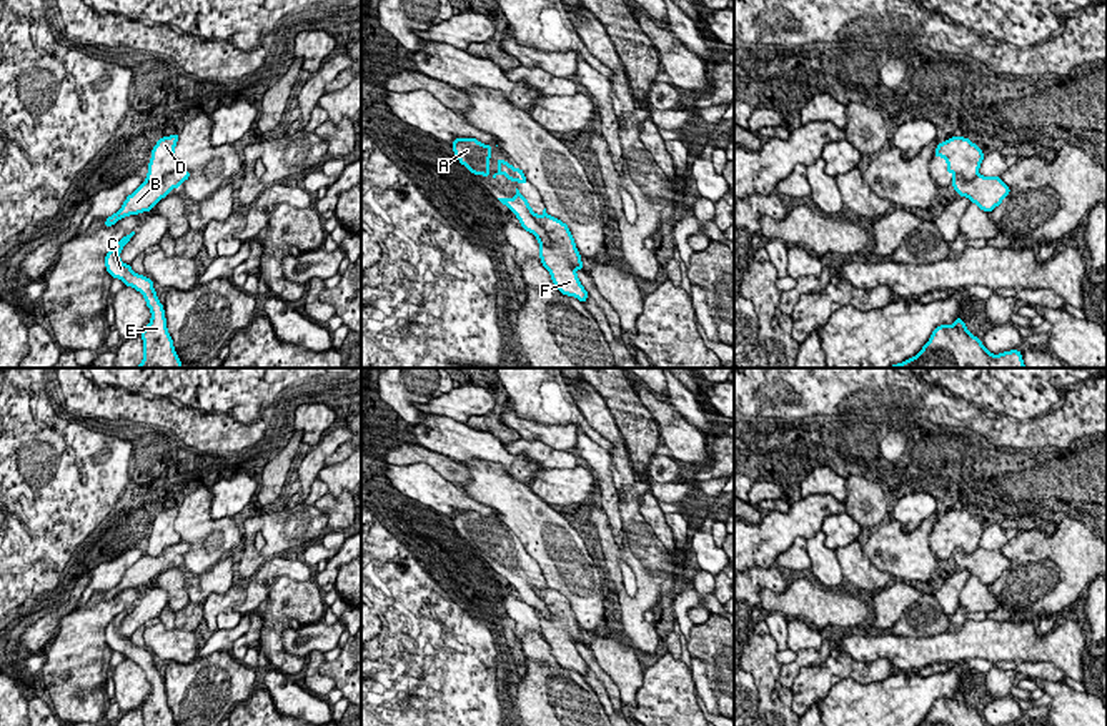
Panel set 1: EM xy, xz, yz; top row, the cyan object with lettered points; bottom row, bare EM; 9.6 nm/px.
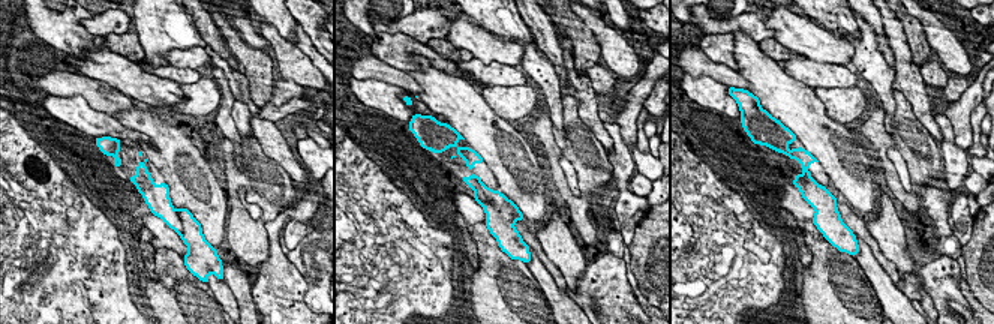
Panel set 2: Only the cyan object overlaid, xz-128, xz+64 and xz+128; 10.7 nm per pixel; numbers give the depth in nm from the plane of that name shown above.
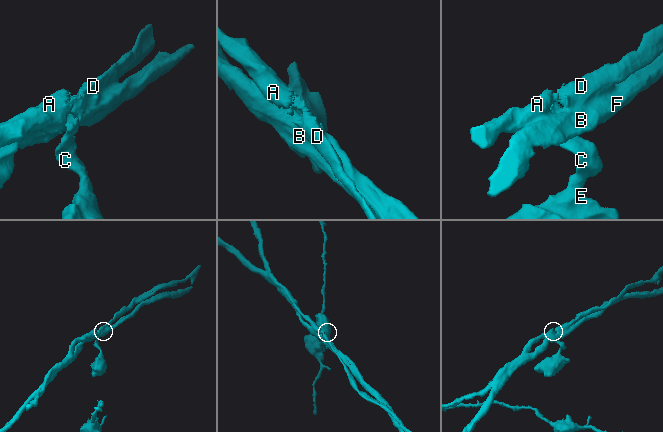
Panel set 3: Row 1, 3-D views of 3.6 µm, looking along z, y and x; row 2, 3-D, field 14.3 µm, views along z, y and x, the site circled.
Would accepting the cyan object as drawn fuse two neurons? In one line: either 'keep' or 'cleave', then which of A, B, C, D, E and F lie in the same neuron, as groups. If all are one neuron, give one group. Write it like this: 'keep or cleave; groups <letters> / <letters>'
cleave; groups A C D E / B F

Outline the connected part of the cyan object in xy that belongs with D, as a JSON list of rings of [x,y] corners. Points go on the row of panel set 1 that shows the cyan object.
[[[180,133],[163,137],[151,150],[151,160],[148,163],[148,175],[145,182],[158,183],[165,175],[180,170],[180,162],[175,158],[175,147]]]

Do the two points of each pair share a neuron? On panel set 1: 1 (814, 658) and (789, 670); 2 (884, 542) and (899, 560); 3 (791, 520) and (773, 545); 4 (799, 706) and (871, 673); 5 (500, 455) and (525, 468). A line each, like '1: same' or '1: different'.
1: same
2: same
3: same
4: same
5: same

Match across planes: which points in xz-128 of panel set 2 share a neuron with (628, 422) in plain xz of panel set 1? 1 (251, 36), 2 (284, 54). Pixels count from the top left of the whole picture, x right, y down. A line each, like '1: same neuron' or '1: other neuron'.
1: other neuron
2: other neuron

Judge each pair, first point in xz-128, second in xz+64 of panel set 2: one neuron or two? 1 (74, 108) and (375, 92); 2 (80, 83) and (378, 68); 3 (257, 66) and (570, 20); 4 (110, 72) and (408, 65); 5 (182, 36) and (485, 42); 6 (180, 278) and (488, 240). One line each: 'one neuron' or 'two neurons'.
1: one neuron
2: one neuron
3: one neuron
4: one neuron
5: two neurons
6: one neuron

